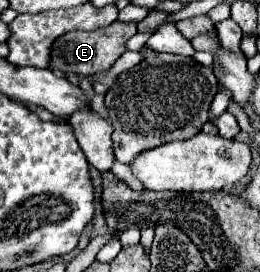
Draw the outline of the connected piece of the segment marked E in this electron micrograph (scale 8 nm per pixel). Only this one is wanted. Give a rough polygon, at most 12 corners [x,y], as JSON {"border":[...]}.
{"border":[[136,22],[56,38],[50,68],[108,70]]}

